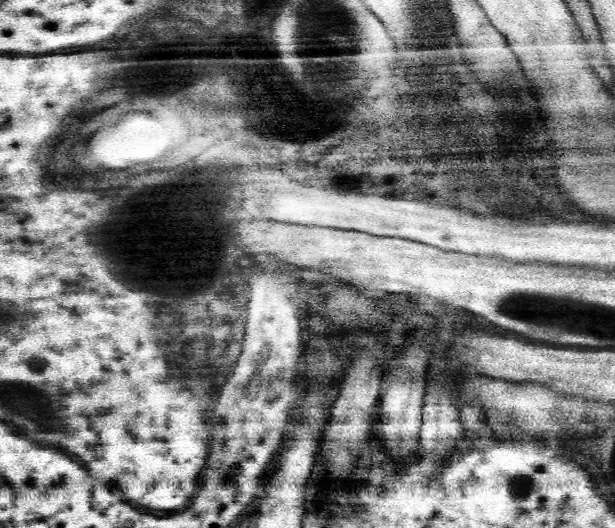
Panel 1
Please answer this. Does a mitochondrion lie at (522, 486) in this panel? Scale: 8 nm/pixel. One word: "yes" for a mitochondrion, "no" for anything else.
no

